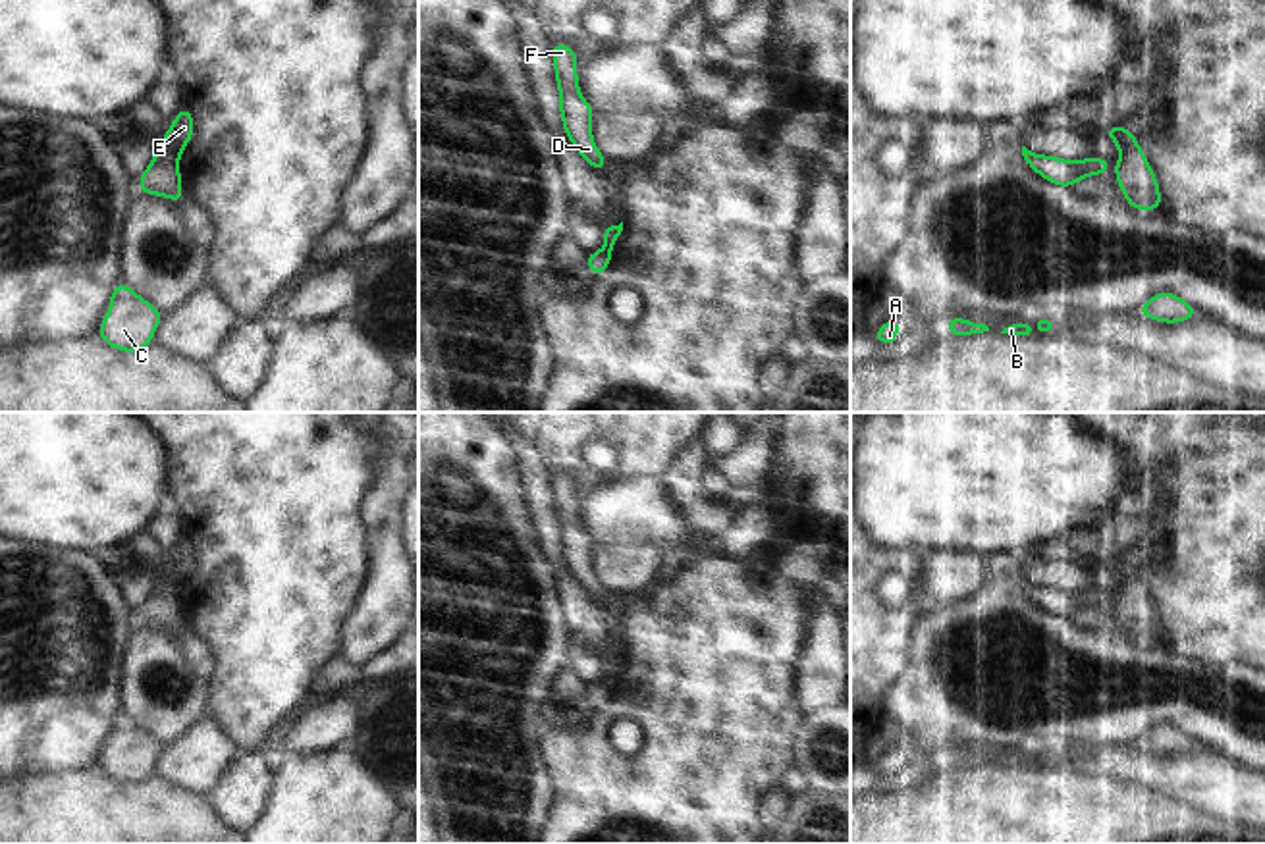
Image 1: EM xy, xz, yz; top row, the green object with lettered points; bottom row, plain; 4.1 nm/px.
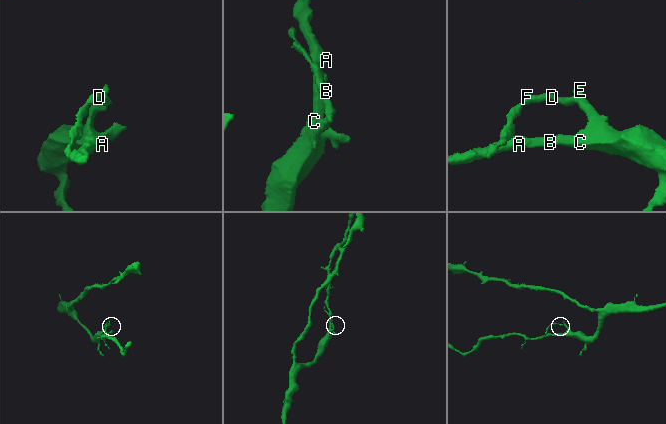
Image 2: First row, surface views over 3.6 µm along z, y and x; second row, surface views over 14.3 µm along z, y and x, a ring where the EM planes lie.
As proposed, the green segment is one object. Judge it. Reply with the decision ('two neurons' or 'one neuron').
two neurons

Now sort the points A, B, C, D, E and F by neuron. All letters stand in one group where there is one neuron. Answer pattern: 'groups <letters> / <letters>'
groups A B C / D E F

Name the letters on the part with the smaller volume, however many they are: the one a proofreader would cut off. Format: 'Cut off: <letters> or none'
Cut off: D, E, F

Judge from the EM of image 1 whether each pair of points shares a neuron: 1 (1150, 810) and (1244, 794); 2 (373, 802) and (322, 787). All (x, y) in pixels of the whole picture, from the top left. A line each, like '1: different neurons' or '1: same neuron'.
1: different neurons
2: same neuron

